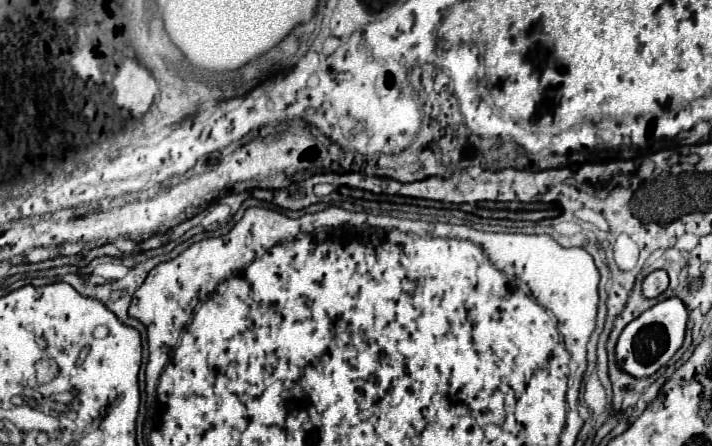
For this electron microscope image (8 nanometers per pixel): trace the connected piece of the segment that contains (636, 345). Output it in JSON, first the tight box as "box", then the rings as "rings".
{"box":[615,298,687,378],"rings":[[[667,298],[647,312],[639,316],[639,320],[633,320],[623,328],[617,346],[615,346],[615,356],[617,356],[617,366],[633,376],[633,378],[645,378],[655,374],[683,344],[685,336],[685,324],[687,324],[687,310],[679,298]]]}

